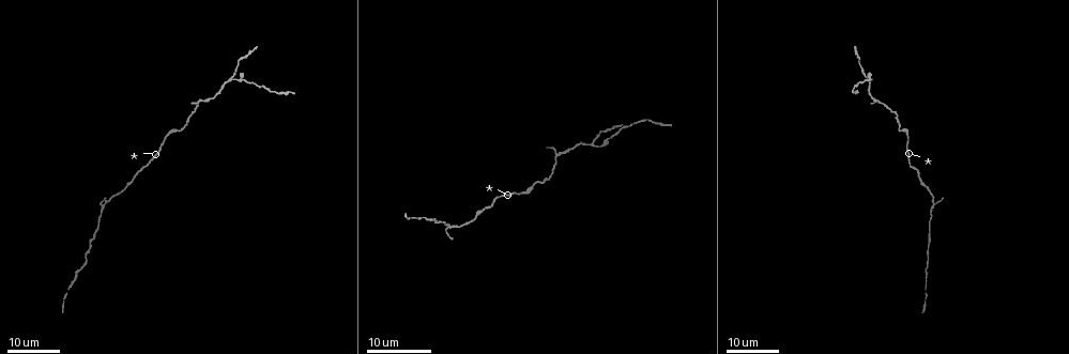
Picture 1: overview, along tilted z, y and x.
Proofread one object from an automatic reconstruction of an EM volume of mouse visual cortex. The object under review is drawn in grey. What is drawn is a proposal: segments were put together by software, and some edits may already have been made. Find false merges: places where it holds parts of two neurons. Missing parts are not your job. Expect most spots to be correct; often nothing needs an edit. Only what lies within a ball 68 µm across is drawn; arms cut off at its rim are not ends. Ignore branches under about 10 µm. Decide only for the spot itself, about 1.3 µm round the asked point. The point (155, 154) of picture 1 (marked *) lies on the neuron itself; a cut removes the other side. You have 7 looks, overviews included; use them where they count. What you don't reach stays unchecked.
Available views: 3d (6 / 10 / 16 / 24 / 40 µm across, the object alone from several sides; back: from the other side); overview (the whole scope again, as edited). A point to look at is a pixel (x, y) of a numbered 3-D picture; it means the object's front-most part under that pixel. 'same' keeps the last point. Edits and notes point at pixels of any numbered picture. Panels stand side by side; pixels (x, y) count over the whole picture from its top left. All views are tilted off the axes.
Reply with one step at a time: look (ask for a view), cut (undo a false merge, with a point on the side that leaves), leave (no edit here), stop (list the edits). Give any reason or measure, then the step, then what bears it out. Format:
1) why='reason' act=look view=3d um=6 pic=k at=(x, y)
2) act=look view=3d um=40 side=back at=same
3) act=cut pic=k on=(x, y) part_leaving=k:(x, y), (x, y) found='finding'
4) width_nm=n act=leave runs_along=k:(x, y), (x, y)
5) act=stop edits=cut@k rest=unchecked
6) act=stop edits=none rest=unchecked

why='narrows sharply' act=look view=3d um=16 pic=1 at=(484, 207)

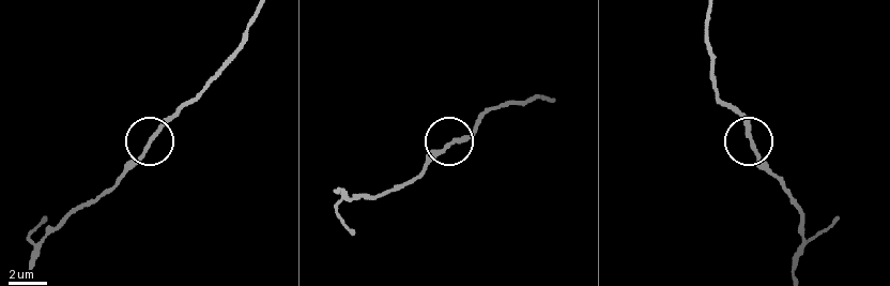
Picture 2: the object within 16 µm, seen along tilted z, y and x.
act=look view=3d um=6 pic=2 at=(447, 145)

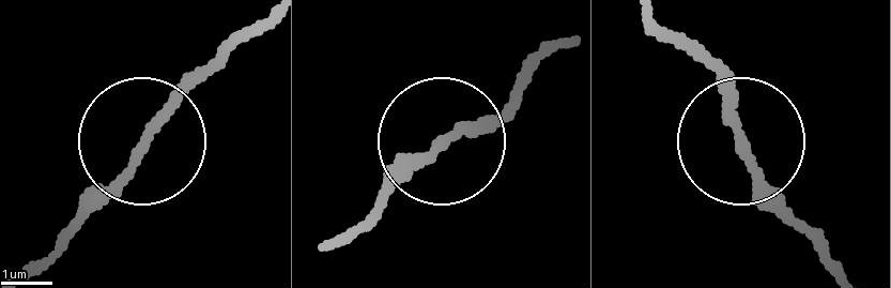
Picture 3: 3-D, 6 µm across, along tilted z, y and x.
act=leave runs_along=3:(563, 44), (515, 102), (446, 135), (373, 210) found='continuous, no second neuron'

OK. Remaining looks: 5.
why='three-way junction' act=look view=3d um=16 pic=1 at=(201, 101)

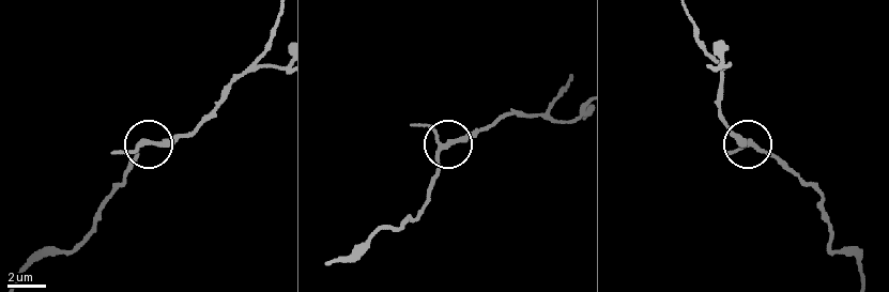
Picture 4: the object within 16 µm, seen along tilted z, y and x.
act=look view=3d um=10 pic=4 at=(142, 141)

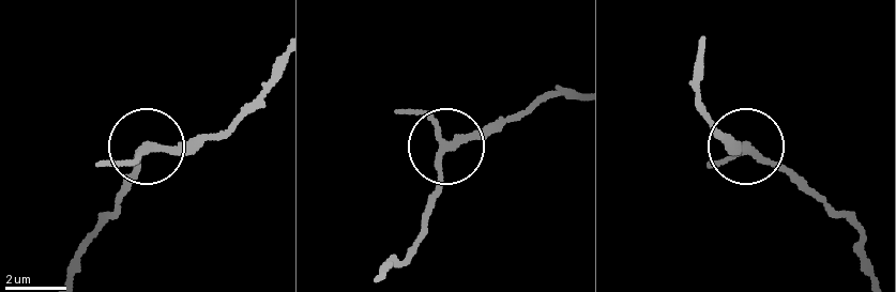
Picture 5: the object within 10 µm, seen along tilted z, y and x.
act=leave runs_along=5:(870, 273), (849, 226), (781, 171), (725, 139) found='continuous, no second neuron'

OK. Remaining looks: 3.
why='narrows sharply' act=look view=3d um=16 pic=1 at=(233, 80)

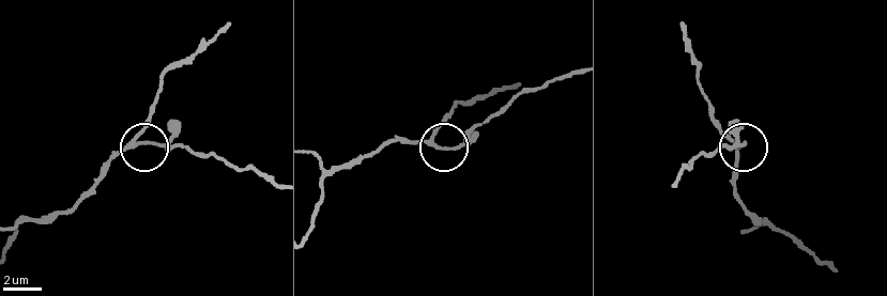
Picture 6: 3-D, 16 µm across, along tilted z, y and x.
act=look view=3d um=10 pic=6 at=(149, 141)

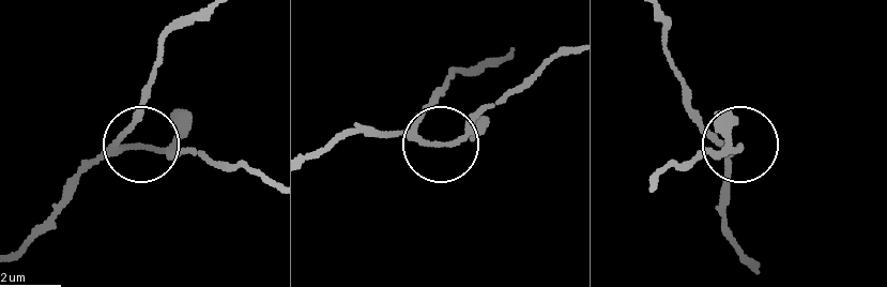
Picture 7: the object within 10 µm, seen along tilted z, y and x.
width_nm=160 act=leave runs_along=7:(10, 252), (88, 169), (118, 151), (181, 146), (202, 159) found='continuous, no second neuron'

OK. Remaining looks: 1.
act=stop edits=none rest=unchecked

